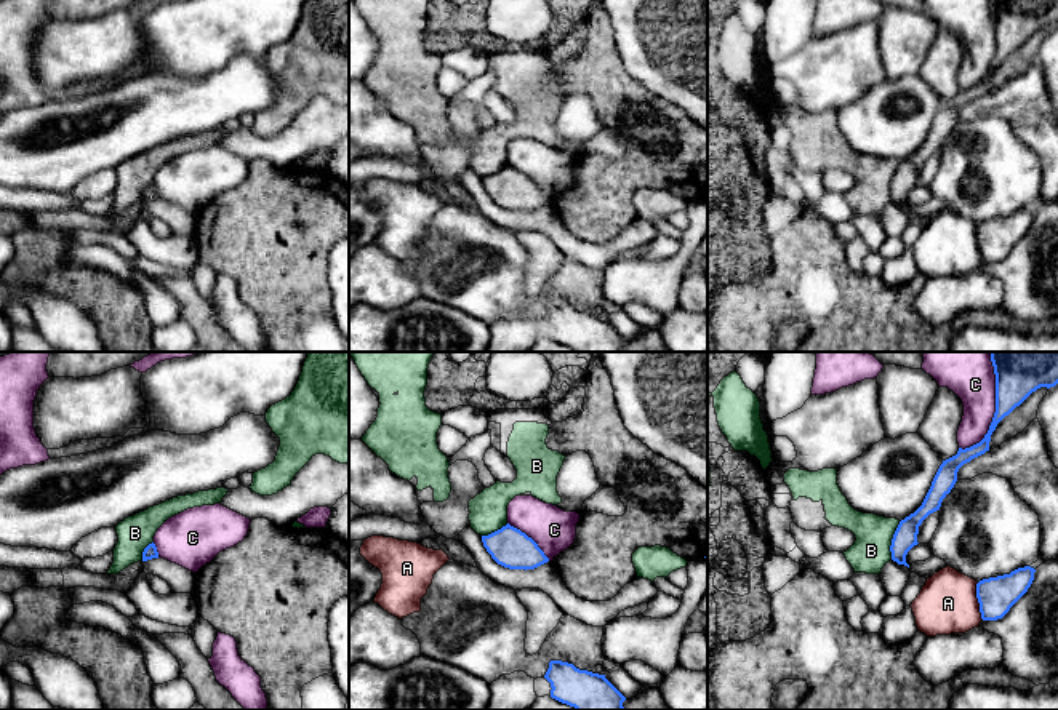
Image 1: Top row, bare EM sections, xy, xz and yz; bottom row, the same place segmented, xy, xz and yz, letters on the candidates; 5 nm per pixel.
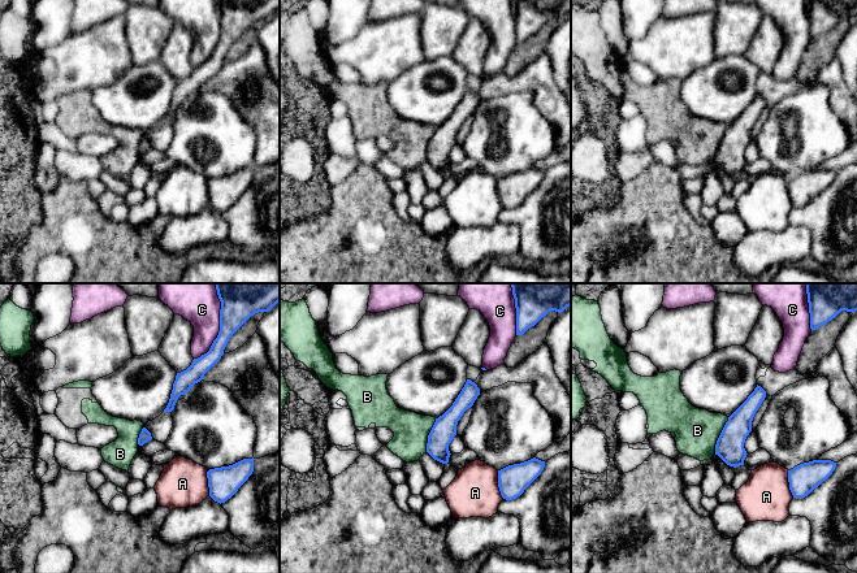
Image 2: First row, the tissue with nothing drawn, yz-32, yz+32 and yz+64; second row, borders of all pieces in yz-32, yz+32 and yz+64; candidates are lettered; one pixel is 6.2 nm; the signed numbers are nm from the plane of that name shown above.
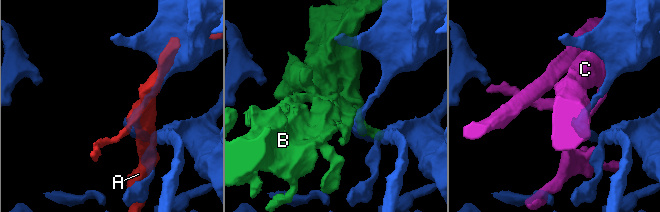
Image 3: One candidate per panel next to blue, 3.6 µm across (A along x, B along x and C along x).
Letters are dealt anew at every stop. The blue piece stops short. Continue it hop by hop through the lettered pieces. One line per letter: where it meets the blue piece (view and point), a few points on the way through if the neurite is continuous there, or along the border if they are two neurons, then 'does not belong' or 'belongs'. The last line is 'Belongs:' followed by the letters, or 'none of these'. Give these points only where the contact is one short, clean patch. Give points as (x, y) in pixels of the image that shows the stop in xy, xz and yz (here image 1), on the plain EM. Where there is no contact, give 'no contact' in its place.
A: contact yz (978, 243); does not belong
B: contact yz (892, 183); border yz (900, 163), (892, 181), (890, 200); does not belong
C: contact yz (996, 50); does not belong
Belongs: none of these

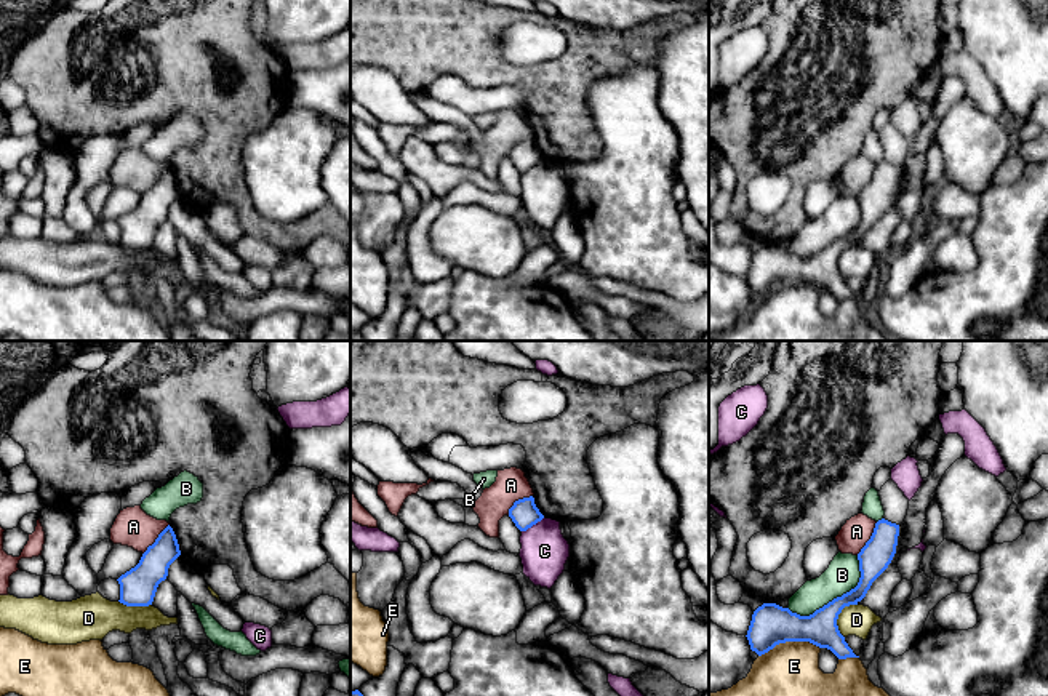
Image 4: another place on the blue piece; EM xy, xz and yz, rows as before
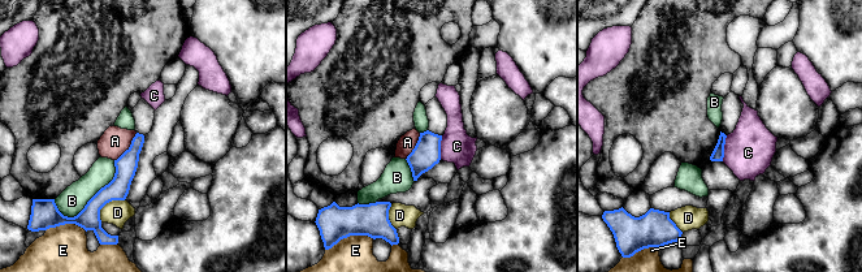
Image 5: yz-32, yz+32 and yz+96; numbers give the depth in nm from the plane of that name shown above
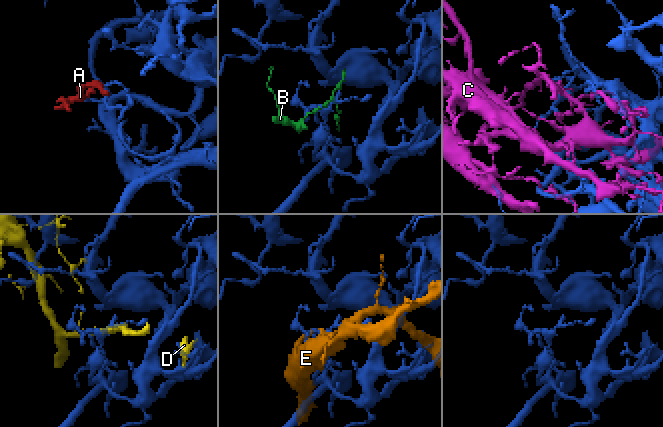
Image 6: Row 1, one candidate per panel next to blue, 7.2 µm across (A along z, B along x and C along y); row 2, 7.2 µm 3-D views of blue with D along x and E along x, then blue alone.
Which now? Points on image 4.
A: contact yz (871, 180); border yz (877, 164), (871, 180), (856, 196); does not belong
B: contact yz (837, 239); does not belong
C: contact xz (533, 165); does not belong
D: contact yz (837, 258); does not belong
E: contact yz (789, 282); does not belong
Belongs: none of these

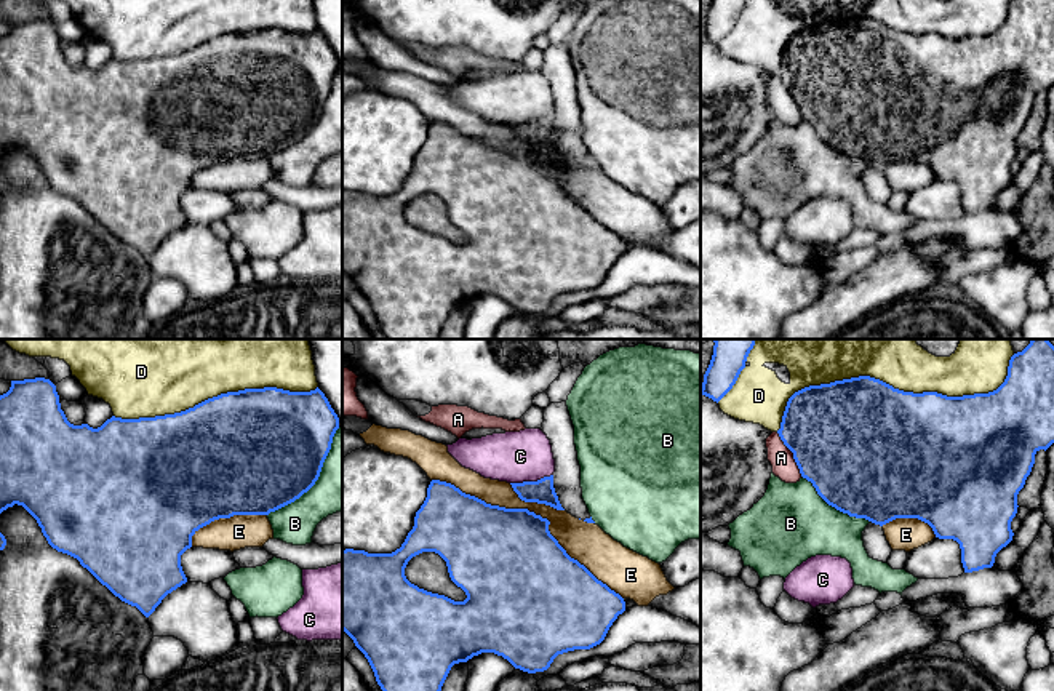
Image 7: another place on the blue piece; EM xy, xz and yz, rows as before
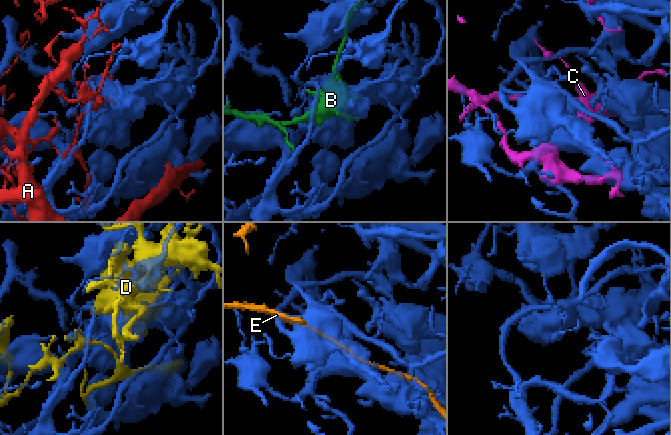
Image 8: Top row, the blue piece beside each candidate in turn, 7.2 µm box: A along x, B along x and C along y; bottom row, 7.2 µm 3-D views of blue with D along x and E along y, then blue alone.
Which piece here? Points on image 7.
A: contact yz (794, 96); does not belong
B: contact xy (317, 120); does not belong
C: contact xz (531, 123); does not belong
D: contact yz (891, 27); does not belong
E: contact xz (533, 154); belongs
Belongs: E

